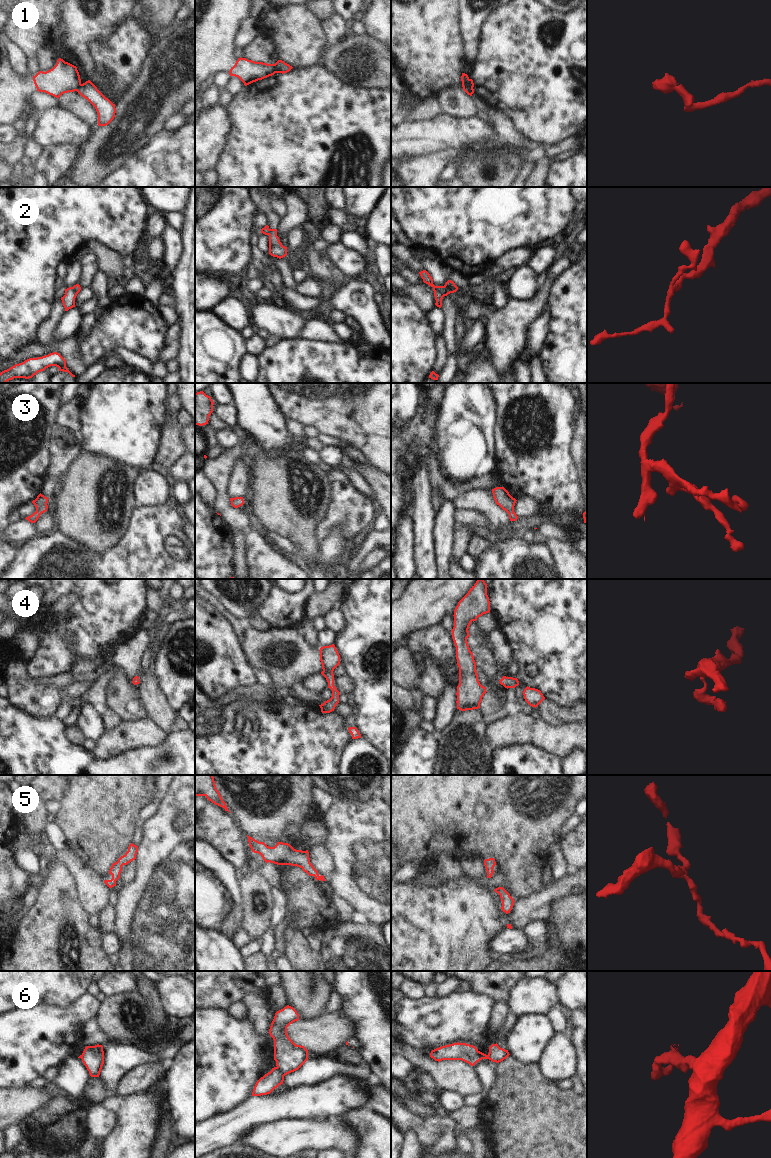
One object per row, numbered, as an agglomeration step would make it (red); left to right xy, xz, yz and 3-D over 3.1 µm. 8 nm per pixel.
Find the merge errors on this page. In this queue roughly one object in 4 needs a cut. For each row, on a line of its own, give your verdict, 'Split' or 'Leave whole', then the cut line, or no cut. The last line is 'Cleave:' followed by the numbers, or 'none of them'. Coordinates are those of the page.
1: Split. Split along yz (462, 84), (472, 88)
2: Split. Split along yz (433, 285), (436, 291), (440, 291), (444, 295)
3: Leave whole. No split
4: Leave whole. No split
5: Leave whole. No split
6: Split. Split along xz (276, 1067), (284, 1075)
Cleave: 1, 2, 6

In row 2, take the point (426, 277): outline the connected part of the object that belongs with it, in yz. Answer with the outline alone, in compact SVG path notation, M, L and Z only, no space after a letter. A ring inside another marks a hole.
M426 270L419 272L419 274L420 274L421 278L423 279L423 282L428 284L429 286L431 286L433 288L434 296L435 296L435 300L436 300L435 305L437 307L441 308L442 299L443 299L444 295L441 292L434 290L433 279Z

